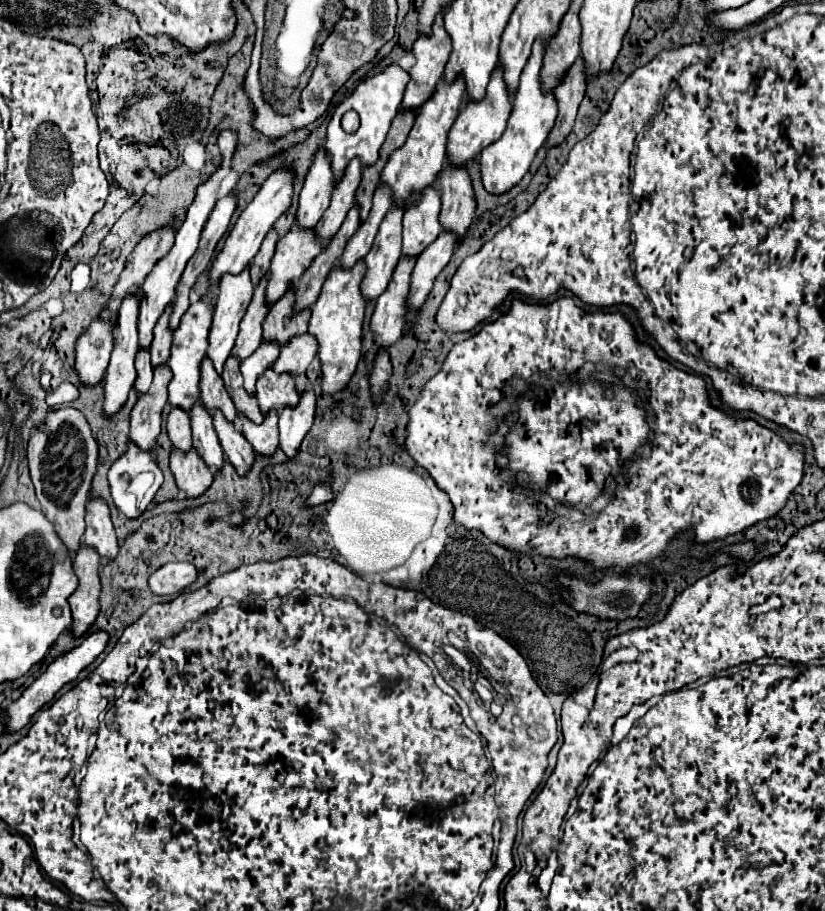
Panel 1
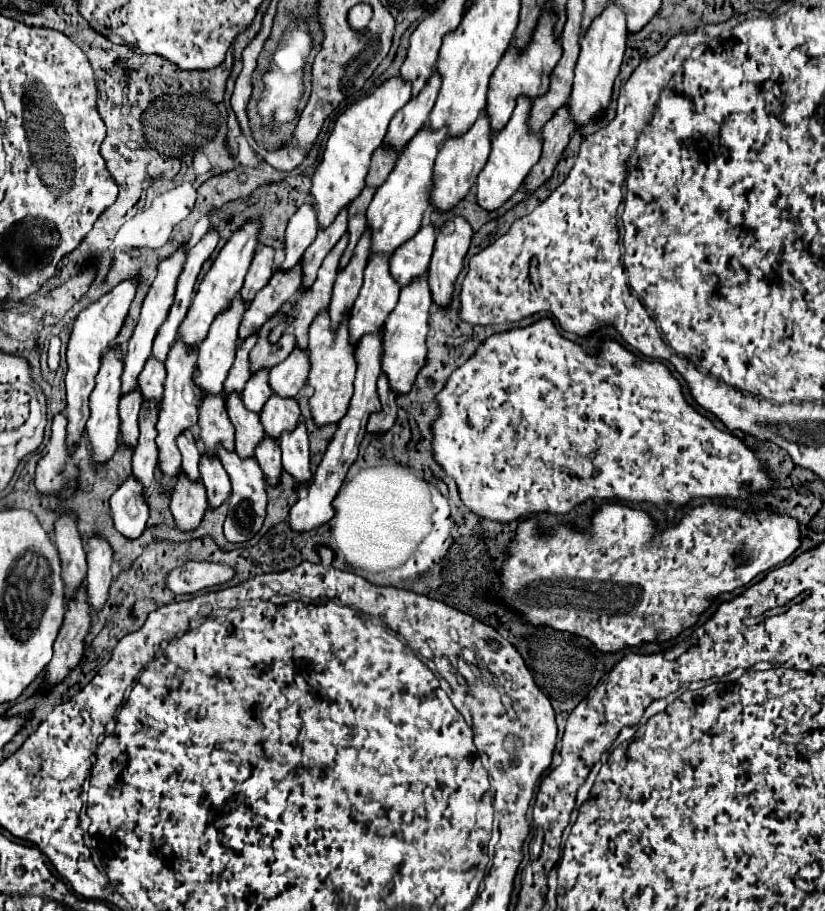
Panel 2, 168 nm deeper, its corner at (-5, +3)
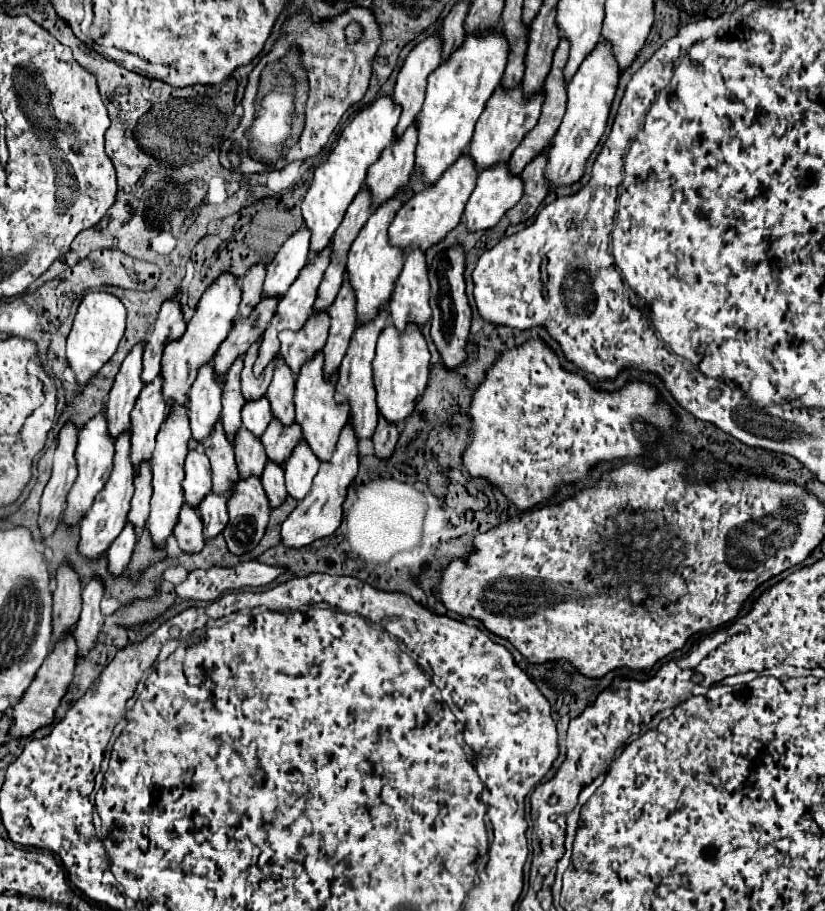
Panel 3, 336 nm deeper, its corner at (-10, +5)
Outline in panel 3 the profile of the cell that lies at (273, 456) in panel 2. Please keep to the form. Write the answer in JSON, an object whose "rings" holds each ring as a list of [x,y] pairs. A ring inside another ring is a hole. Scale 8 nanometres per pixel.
{"rings":[[[273,461],[267,463],[263,475],[261,475],[261,485],[267,493],[269,505],[271,509],[279,507],[285,499],[287,499],[287,491],[285,491],[285,477],[283,477],[283,467],[279,469],[279,465],[275,465]]]}

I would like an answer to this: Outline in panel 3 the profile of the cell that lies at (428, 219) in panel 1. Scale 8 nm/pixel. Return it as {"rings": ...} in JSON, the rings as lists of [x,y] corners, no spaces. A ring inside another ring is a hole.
{"rings":[[[411,249],[407,253],[405,265],[395,285],[395,293],[389,301],[389,313],[393,325],[399,331],[407,327],[407,321],[415,321],[415,325],[423,327],[431,319],[429,279],[423,251]]]}

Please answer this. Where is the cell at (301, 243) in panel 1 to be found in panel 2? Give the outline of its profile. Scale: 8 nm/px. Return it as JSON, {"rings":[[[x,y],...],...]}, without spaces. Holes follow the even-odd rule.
{"rings":[[[298,261],[298,267],[294,271],[274,271],[268,285],[258,291],[258,295],[248,305],[242,325],[240,325],[240,341],[248,335],[256,333],[274,313],[280,311],[280,307],[296,297],[296,293],[302,287],[302,261]]]}

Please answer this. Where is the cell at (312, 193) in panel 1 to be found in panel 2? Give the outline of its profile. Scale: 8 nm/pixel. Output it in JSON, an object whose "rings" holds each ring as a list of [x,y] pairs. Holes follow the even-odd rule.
{"rings":[[[306,201],[298,211],[292,215],[288,229],[286,229],[286,259],[280,269],[292,269],[296,261],[304,255],[308,245],[314,241],[318,233],[318,217],[314,215],[314,207]]]}

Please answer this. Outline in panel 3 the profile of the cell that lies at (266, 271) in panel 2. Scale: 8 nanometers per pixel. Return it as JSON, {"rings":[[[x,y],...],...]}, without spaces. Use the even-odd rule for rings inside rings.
{"rings":[[[253,265],[247,275],[241,279],[241,305],[239,315],[245,319],[251,315],[253,307],[263,297],[263,277],[265,277],[265,265]]]}

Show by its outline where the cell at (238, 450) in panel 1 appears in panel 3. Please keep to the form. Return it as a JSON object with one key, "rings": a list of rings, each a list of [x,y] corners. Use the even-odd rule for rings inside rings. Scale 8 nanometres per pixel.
{"rings":[[[257,477],[249,479],[239,479],[235,483],[235,491],[231,493],[227,501],[227,511],[229,511],[229,523],[223,531],[223,537],[227,541],[227,547],[233,555],[245,555],[257,547],[261,537],[265,535],[265,527],[269,523],[269,503],[265,497],[265,491],[261,487],[261,481]]]}

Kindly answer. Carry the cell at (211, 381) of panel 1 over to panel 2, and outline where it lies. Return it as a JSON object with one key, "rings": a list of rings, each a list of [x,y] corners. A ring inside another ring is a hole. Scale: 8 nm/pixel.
{"rings":[[[206,395],[200,403],[198,423],[202,427],[200,439],[208,453],[216,453],[216,445],[222,443],[226,449],[234,449],[234,425],[226,415],[226,403],[222,395]]]}

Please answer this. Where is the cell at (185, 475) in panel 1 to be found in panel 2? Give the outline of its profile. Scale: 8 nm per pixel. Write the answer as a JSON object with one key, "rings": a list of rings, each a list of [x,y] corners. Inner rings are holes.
{"rings":[[[180,471],[174,477],[174,491],[170,499],[170,511],[176,519],[176,525],[184,531],[198,527],[206,507],[206,489],[202,487],[202,481],[188,483],[186,473]]]}

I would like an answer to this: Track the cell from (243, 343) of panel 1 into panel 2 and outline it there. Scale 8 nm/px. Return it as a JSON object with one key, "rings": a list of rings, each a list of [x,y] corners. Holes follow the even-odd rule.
{"rings":[[[250,335],[238,347],[236,361],[234,361],[234,365],[232,365],[232,369],[230,369],[228,377],[226,377],[226,383],[224,383],[224,393],[222,393],[224,397],[228,393],[232,393],[232,391],[240,393],[244,389],[244,383],[250,379],[250,375],[252,375],[250,373],[250,351],[256,345],[256,341],[258,341],[258,335]]]}

